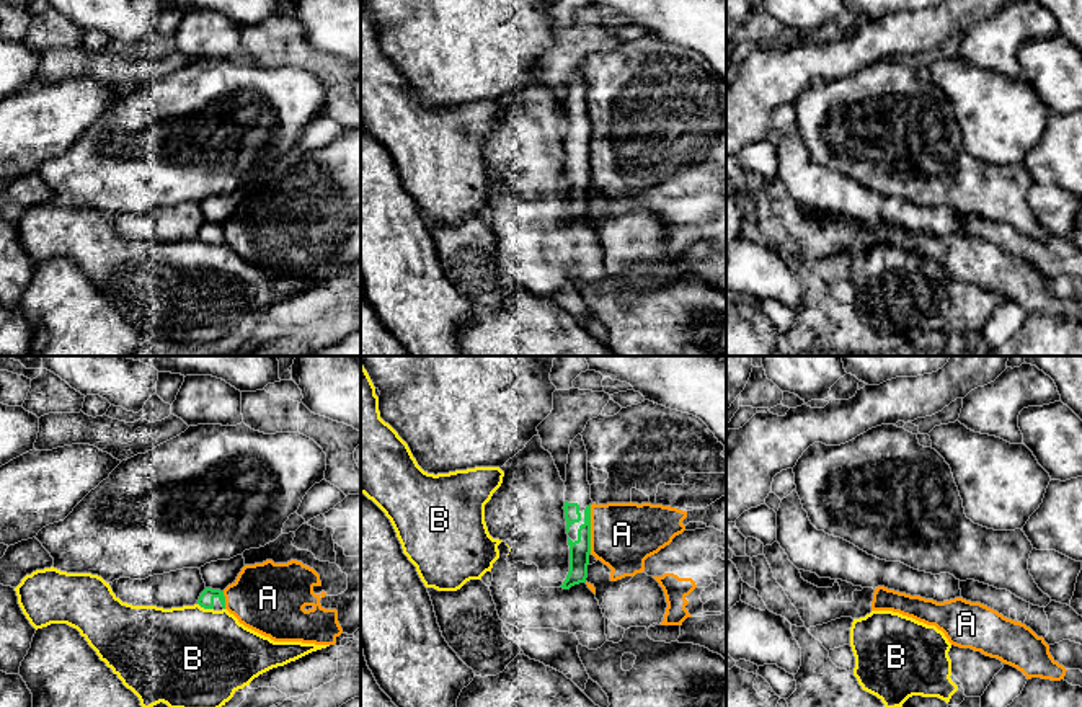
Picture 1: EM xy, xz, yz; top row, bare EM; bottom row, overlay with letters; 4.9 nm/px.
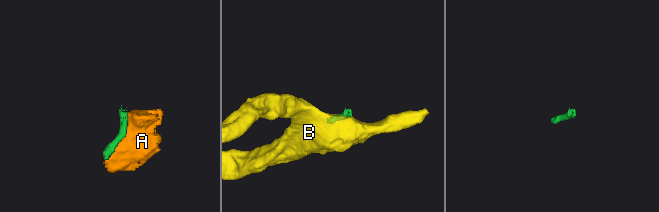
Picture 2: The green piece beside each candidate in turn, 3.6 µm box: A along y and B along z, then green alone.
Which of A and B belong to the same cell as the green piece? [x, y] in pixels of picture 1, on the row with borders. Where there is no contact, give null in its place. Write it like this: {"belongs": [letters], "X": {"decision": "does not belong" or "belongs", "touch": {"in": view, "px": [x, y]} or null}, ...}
{"belongs": [], "A": {"decision": "does not belong", "touch": {"in": "xz", "px": [589, 529]}}, "B": {"decision": "does not belong", "touch": {"in": "xy", "px": [206, 608]}}}

